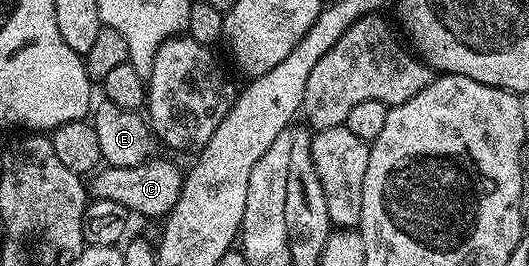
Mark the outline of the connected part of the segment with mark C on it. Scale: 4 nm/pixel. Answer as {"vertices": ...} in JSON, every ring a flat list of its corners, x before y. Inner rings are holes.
{"vertices":[[151,157,135,167,103,166,93,172,88,191,94,199,116,201,116,205,124,205,135,216,147,215,148,218,154,219,157,215,165,217,170,214,182,192,183,178,183,168,178,168,166,159]]}

